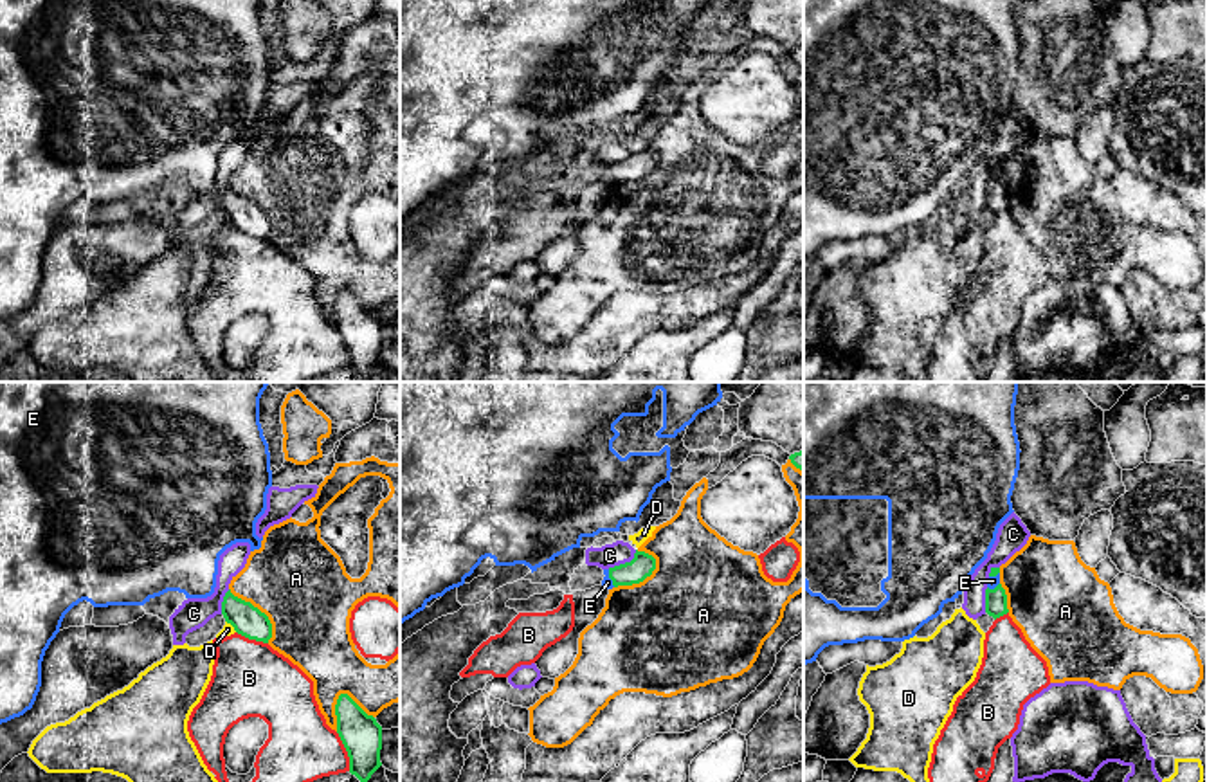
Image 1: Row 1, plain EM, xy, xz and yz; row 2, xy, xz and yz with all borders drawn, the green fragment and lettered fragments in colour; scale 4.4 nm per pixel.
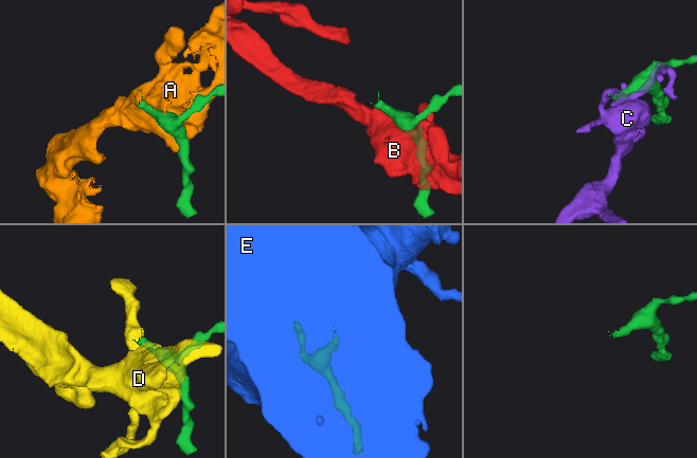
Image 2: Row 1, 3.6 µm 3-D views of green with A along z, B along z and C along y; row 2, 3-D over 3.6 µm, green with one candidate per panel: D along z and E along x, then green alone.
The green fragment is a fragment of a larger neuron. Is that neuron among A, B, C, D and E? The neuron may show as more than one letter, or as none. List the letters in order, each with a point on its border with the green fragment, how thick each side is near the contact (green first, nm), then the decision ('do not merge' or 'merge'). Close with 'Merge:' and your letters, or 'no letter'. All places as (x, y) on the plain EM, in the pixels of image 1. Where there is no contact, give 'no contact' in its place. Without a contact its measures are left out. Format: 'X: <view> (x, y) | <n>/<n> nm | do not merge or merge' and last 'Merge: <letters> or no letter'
A: xy (353, 298) | 180/260 nm | do not merge
B: xy (346, 346) | 180/300 nm | do not merge
C: xz (626, 159) | 110/110 nm | do not merge
D: xy (231, 220) | 140/50 nm | do not merge
E: xz (611, 175) | 110/50 nm | merge
Merge: E

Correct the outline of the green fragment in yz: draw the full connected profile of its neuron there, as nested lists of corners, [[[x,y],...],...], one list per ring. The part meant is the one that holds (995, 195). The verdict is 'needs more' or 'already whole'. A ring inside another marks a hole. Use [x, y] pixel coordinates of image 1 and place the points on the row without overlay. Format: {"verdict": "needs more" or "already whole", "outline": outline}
{"verdict": "needs more", "outline": [[[991,164],[985,186],[985,209],[994,216],[1007,211],[1007,191],[1000,180],[1000,164]]]}

